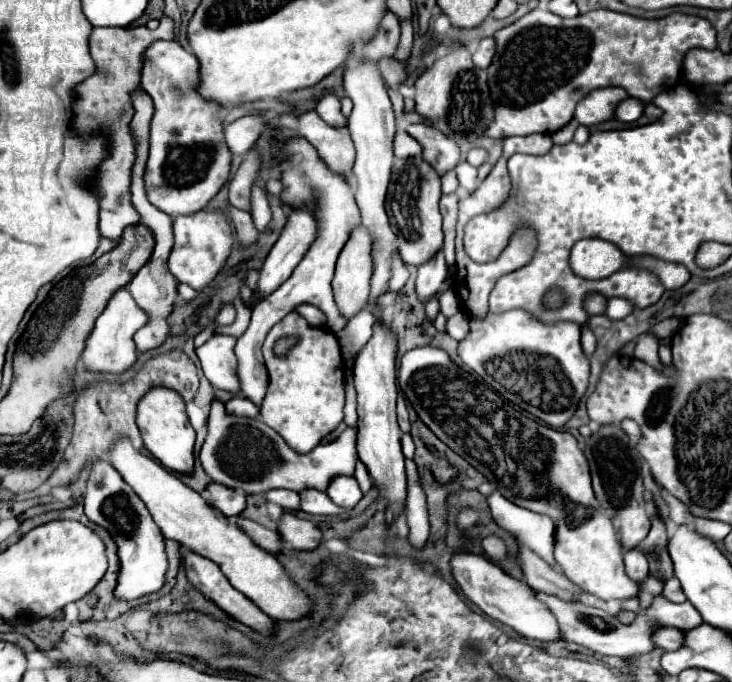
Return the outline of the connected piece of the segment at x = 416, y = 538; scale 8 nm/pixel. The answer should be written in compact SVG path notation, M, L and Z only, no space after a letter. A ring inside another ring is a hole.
M406 461L406 475L408 475L408 499L406 499L406 521L410 527L408 541L416 549L424 549L428 539L428 507L426 495L422 495L422 487L418 483L418 471L414 461Z

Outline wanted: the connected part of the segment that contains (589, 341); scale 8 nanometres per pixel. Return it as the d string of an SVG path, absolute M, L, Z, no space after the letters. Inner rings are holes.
M584 327L584 331L582 331L582 349L584 349L584 353L590 357L592 353L594 353L594 349L596 349L596 337L594 337L594 333L588 329L588 327Z

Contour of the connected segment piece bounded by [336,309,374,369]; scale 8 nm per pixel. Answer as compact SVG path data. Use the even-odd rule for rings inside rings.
M364 309L356 317L350 319L350 323L346 325L346 331L342 331L342 335L336 335L348 369L354 367L354 359L358 357L358 351L368 343L370 335L372 335L372 325L374 325L374 315Z

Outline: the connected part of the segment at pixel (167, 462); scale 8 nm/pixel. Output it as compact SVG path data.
M154 387L138 403L138 427L150 455L168 471L192 475L194 473L194 441L196 433L186 415L186 403L168 387Z

